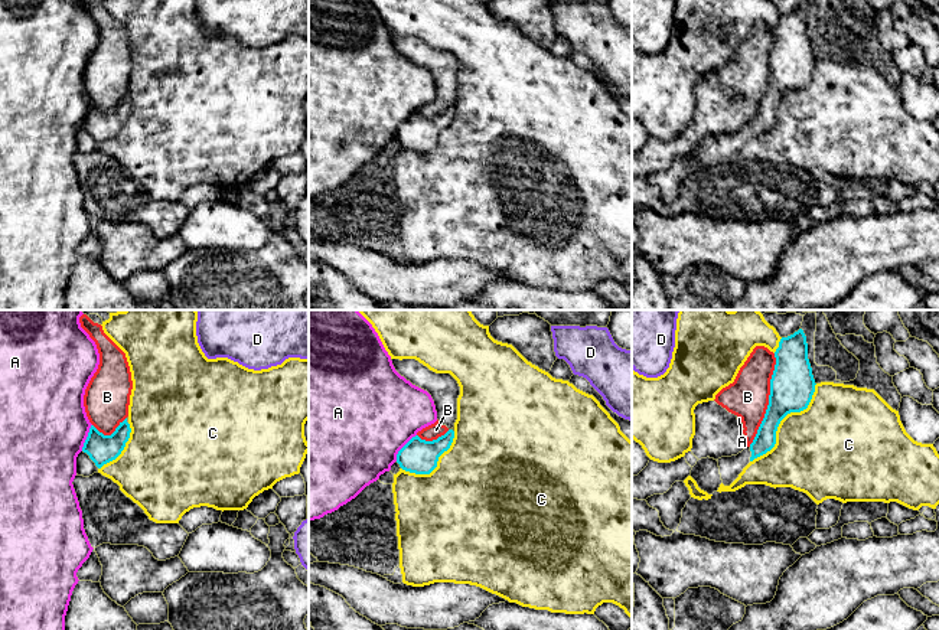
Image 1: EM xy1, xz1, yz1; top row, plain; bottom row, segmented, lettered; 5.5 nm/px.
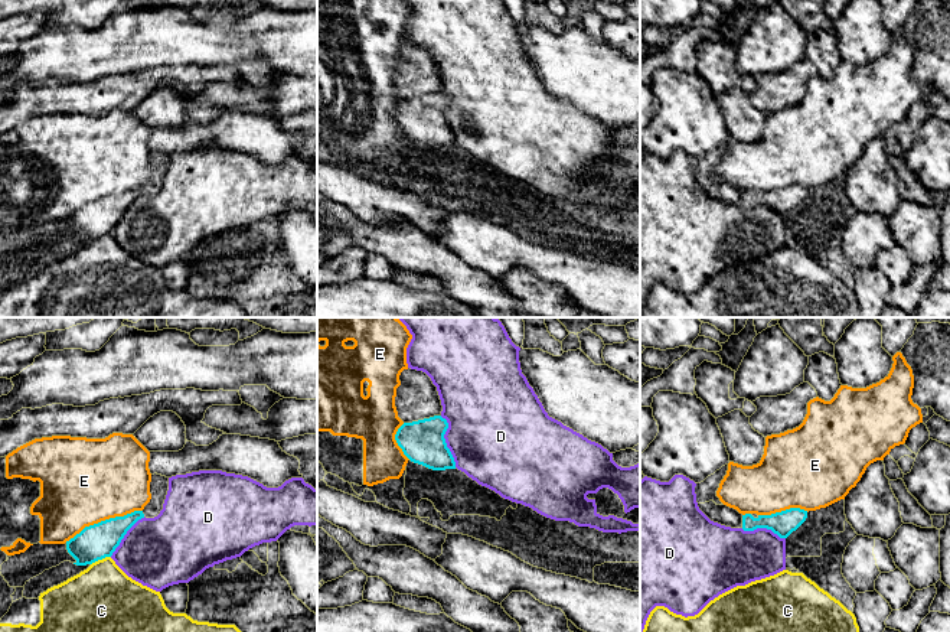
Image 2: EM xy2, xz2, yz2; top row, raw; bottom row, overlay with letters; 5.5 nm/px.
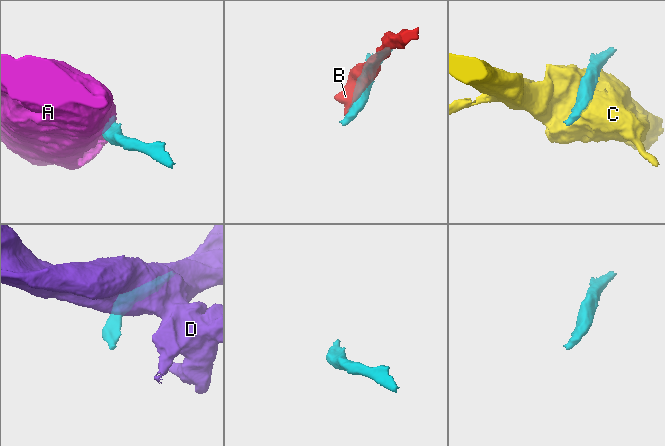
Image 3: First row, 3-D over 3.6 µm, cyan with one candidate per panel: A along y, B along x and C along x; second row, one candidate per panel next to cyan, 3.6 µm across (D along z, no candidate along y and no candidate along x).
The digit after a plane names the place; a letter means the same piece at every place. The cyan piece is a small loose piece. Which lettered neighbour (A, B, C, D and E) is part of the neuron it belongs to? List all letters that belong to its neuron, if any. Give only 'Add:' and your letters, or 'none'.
Add: none

